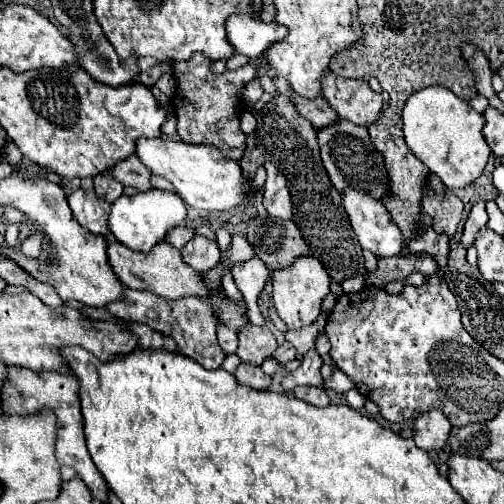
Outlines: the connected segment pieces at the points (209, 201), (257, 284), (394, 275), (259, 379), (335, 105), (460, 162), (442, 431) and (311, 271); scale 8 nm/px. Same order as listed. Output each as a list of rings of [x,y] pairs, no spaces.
[[[139,138],[137,156],[153,172],[167,178],[179,198],[197,210],[225,212],[235,210],[243,202],[255,198],[261,190],[253,186],[253,176],[245,176],[239,162],[223,156],[213,144],[187,144],[173,138]]]
[[[257,256],[247,260],[247,262],[239,262],[233,266],[233,278],[237,288],[241,290],[245,304],[248,308],[249,322],[256,326],[264,326],[265,318],[262,316],[257,300],[259,292],[263,290],[265,282],[271,276],[271,270],[265,266],[263,260],[259,260]]]
[[[389,256],[379,258],[377,272],[371,272],[365,276],[365,284],[371,288],[383,288],[393,280],[405,280],[413,272],[419,272],[427,278],[431,278],[437,272],[437,264],[429,260],[429,256]]]
[[[239,364],[235,374],[239,384],[245,384],[245,386],[253,386],[253,388],[269,388],[271,386],[271,376],[263,374],[263,370],[259,366],[249,366],[249,364]]]
[[[333,72],[325,76],[325,92],[331,108],[339,118],[359,126],[375,124],[383,114],[383,98],[361,78],[341,78]]]
[[[429,86],[413,94],[403,110],[403,132],[405,132],[405,142],[411,148],[411,152],[429,168],[431,174],[435,174],[449,190],[459,190],[469,184],[473,184],[481,174],[489,158],[489,144],[485,144],[483,138],[483,126],[485,126],[485,116],[475,112],[465,100],[457,98],[449,88],[445,86]]]
[[[429,410],[417,416],[413,432],[415,432],[413,440],[417,446],[421,446],[421,450],[437,452],[445,448],[449,432],[451,432],[451,424],[443,412]]]
[[[299,256],[291,266],[275,270],[271,280],[273,280],[273,306],[291,330],[309,326],[321,314],[321,302],[329,294],[331,278],[315,256]]]

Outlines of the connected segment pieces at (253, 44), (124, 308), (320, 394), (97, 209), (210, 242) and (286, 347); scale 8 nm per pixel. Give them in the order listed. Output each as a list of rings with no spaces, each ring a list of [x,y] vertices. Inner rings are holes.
[[[237,14],[227,20],[227,36],[237,54],[255,58],[267,52],[271,44],[281,42],[287,36],[287,28],[277,22],[267,24],[245,14]]]
[[[125,288],[125,300],[109,304],[105,310],[125,322],[139,322],[155,332],[171,336],[177,342],[179,354],[201,362],[201,366],[209,370],[219,368],[225,360],[225,354],[215,338],[217,322],[213,322],[213,308],[209,308],[205,300],[193,300],[193,296],[185,296],[185,300],[161,300],[161,296],[153,296],[153,292]]]
[[[295,388],[295,398],[307,402],[307,404],[313,404],[313,406],[329,406],[331,400],[325,392],[325,388]]]
[[[75,190],[69,198],[69,208],[73,212],[73,218],[91,234],[101,234],[101,236],[109,236],[109,228],[107,228],[107,214],[111,204],[107,200],[103,200],[101,196],[97,196],[93,190]]]
[[[195,234],[187,242],[187,246],[181,248],[181,254],[183,254],[183,260],[191,268],[197,268],[199,272],[207,272],[221,262],[221,250],[217,246],[217,240],[199,236],[199,234]]]
[[[285,341],[271,354],[271,358],[275,358],[279,364],[287,364],[287,362],[291,362],[295,358],[295,350],[288,341]]]

